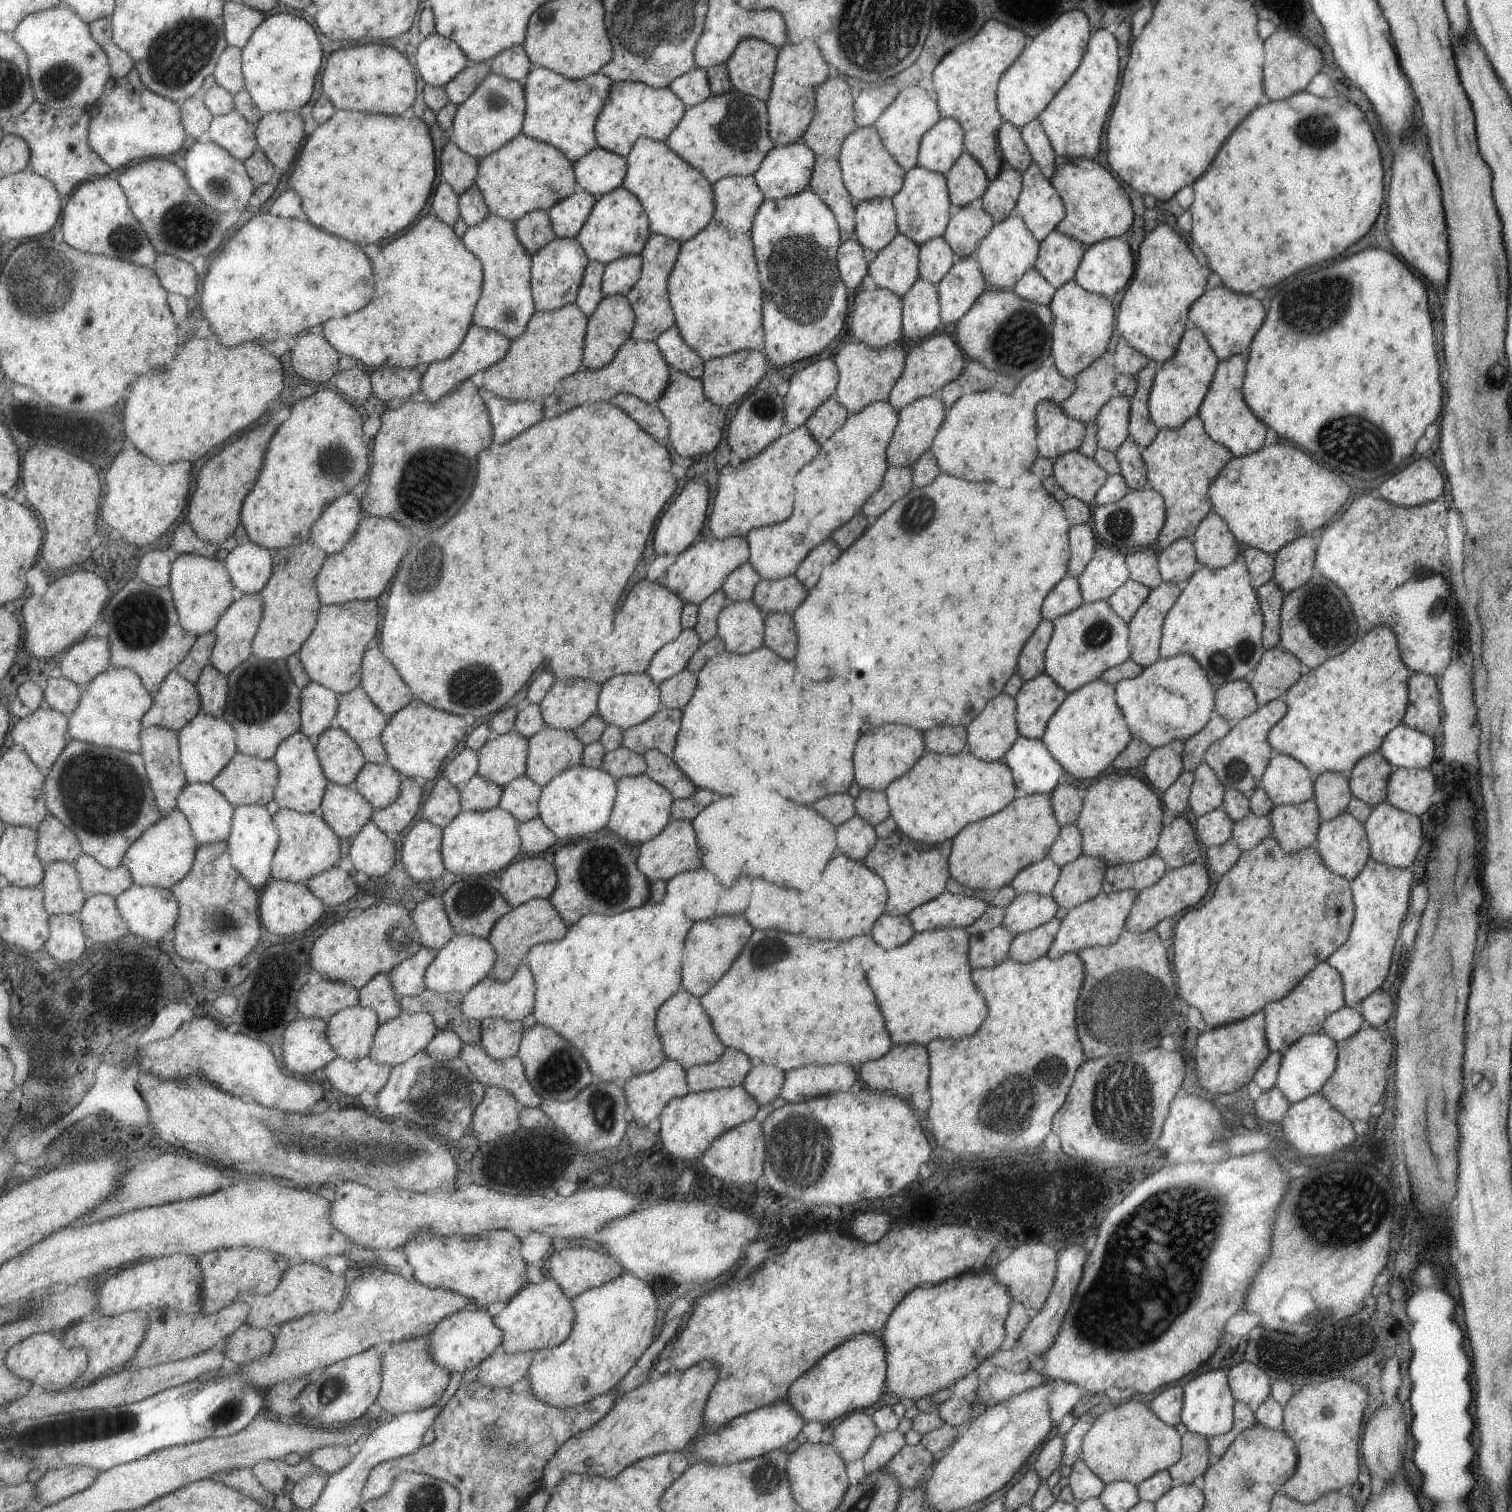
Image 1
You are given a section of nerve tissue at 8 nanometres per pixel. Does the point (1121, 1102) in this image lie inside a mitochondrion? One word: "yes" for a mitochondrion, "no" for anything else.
yes

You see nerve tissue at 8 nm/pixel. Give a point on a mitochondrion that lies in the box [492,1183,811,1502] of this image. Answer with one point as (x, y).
(766, 1477)

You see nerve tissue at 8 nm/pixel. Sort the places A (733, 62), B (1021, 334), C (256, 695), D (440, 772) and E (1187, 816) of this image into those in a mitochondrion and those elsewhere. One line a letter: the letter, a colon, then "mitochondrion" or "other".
A: other
B: mitochondrion
C: mitochondrion
D: other
E: other

